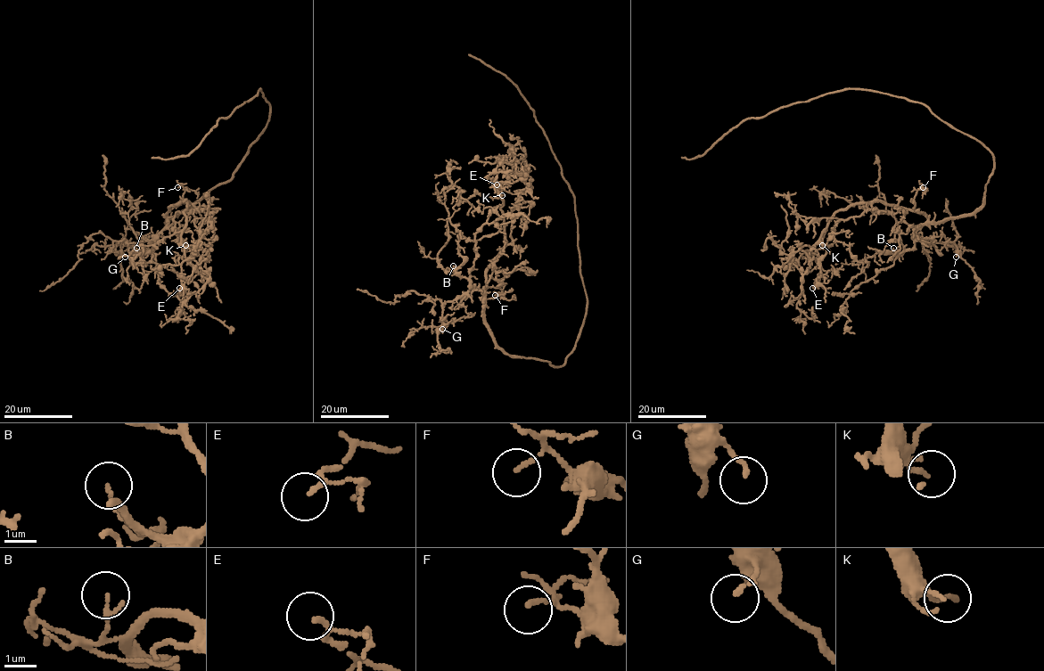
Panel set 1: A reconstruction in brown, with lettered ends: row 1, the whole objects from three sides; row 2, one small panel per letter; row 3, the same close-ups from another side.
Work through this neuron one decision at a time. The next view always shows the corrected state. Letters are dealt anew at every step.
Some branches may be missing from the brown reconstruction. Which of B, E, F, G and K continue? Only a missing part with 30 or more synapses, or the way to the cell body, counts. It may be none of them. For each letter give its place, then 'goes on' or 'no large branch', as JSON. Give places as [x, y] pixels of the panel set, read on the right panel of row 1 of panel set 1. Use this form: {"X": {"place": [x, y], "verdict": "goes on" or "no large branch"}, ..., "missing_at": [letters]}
{"B": {"place": [893, 248], "verdict": "no large branch"}, "E": {"place": [812, 288], "verdict": "goes on"}, "F": {"place": [923, 187], "verdict": "no large branch"}, "G": {"place": [956, 257], "verdict": "no large branch"}, "K": {"place": [822, 245], "verdict": "no large branch"}, "missing_at": ["E"]}

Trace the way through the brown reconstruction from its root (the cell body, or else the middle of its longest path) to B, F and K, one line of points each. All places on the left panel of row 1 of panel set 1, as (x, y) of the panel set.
B: (237, 168), (229, 180), (217, 184), (192, 206), (169, 217), (153, 249), (136, 253), (136, 248)
F: (237, 168), (168, 223), (167, 213), (182, 201), (184, 188), (177, 187)
K: (237, 168), (168, 223), (168, 208), (187, 202), (181, 234), (185, 245)

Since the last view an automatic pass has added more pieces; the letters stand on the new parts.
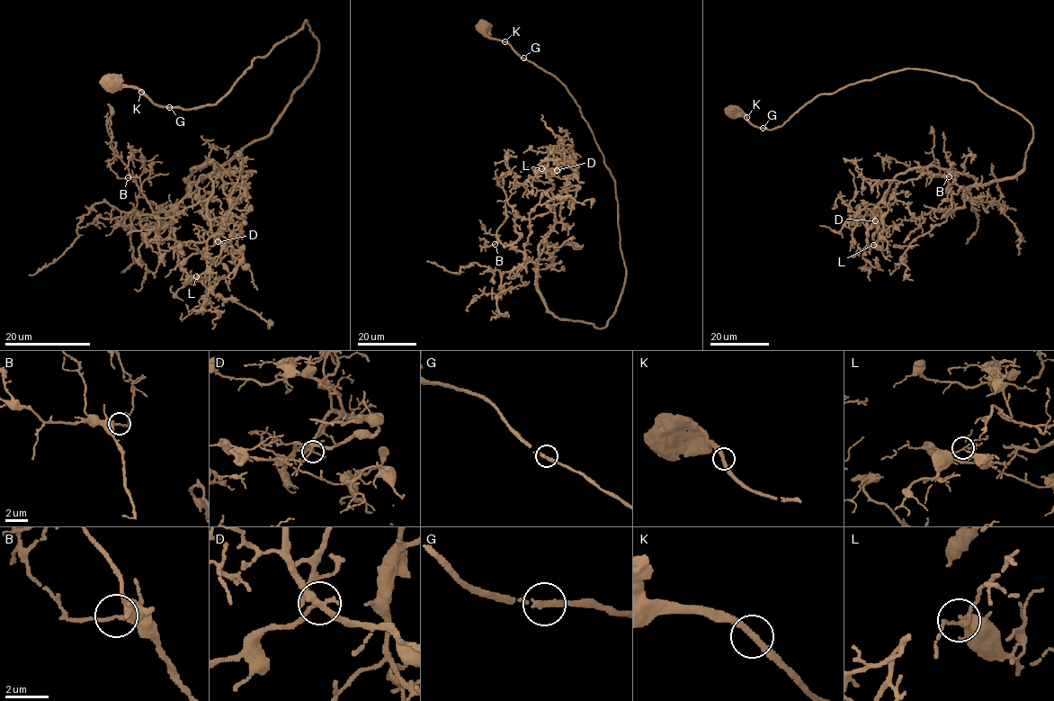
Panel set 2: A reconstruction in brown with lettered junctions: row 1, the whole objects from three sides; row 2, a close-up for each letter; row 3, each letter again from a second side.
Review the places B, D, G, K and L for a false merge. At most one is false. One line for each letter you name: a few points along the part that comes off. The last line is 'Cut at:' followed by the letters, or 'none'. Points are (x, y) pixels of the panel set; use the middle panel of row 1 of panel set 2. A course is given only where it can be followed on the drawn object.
Cut at: none

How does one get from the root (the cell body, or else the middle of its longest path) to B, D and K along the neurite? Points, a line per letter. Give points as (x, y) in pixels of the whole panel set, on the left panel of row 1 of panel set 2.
B: (112, 85), (213, 105), (307, 21), (318, 40), (271, 131), (192, 183), (172, 222), (128, 177)
D: (112, 85), (213, 105), (307, 21), (318, 58), (271, 131), (190, 189), (191, 171), (214, 163), (218, 241)
K: (112, 85), (131, 86), (141, 92)

